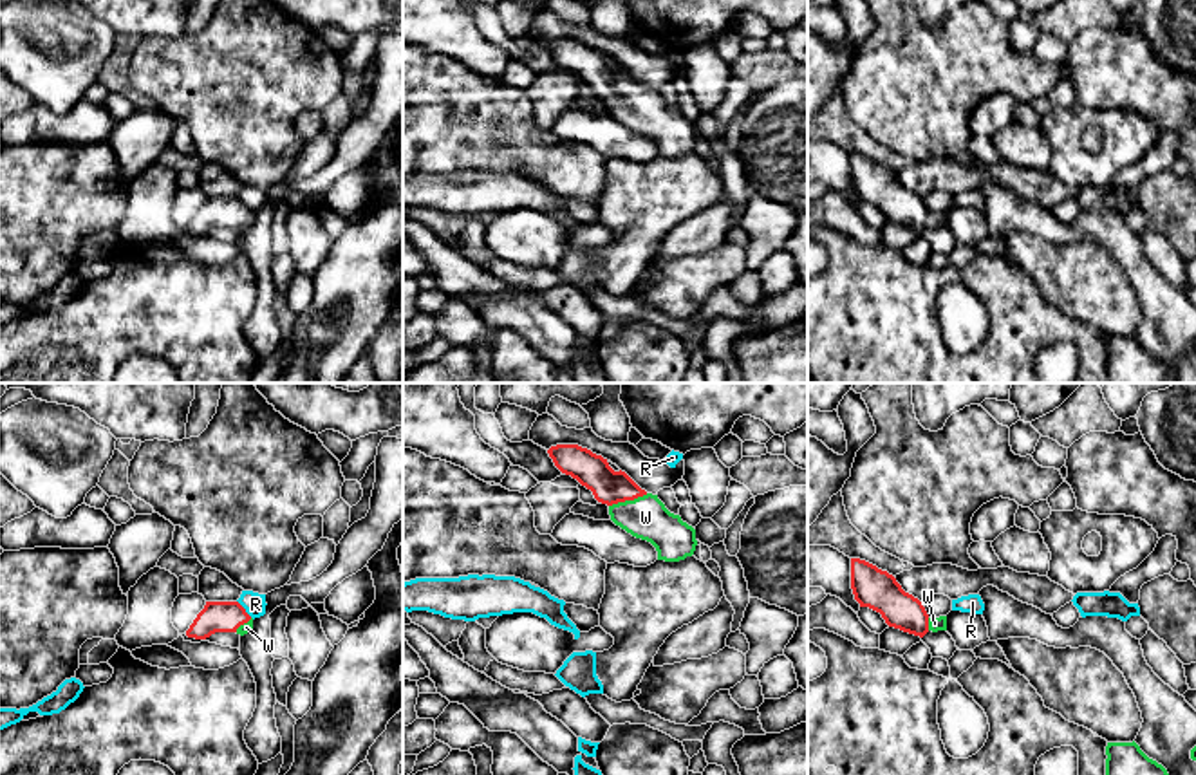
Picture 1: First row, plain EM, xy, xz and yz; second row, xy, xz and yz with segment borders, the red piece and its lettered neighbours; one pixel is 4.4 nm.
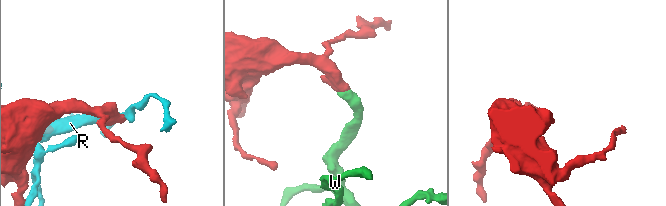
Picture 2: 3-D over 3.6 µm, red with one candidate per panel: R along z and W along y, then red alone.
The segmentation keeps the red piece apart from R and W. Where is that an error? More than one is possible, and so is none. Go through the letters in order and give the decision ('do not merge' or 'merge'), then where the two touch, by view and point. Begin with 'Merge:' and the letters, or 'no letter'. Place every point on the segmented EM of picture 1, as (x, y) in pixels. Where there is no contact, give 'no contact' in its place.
Merge: W
R: do not merge | xy (244, 609)
W: merge | xz (627, 499)

